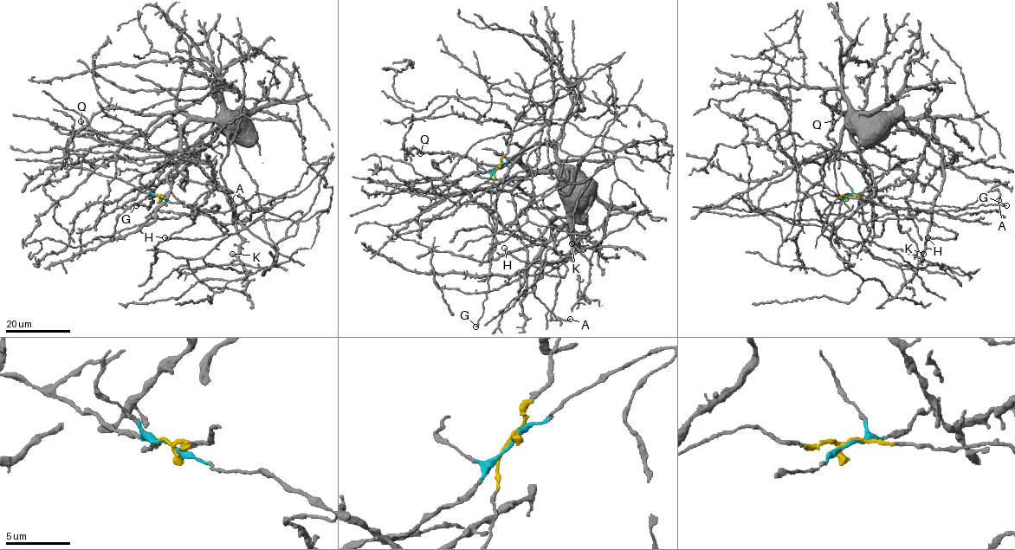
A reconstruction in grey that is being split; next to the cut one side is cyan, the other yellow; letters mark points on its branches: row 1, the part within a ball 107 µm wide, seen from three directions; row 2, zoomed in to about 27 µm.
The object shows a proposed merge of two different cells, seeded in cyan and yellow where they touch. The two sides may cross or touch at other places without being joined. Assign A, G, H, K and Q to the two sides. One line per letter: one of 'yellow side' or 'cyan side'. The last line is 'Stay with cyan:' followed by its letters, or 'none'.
A: cyan side
G: yellow side
H: cyan side
K: cyan side
Q: cyan side
Stay with cyan: A, H, K, Q

